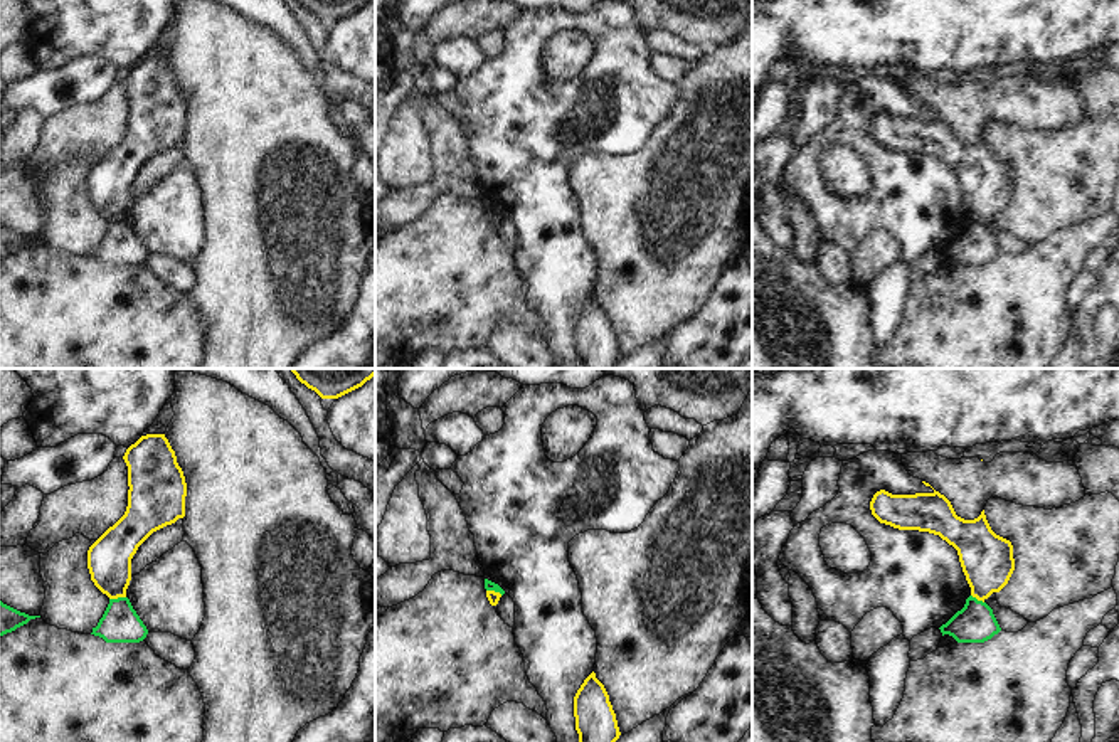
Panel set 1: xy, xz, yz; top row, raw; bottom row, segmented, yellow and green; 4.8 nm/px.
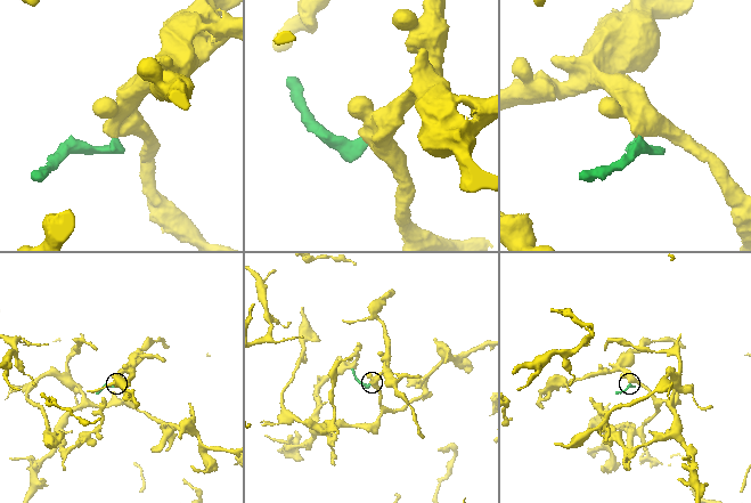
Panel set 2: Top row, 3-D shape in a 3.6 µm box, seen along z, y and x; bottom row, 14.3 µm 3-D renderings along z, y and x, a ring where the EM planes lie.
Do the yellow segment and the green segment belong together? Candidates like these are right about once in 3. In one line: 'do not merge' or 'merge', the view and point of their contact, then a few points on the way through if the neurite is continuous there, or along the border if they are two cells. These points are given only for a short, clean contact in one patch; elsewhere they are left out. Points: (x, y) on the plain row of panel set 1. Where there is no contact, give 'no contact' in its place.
do not merge | xy (116, 221) | along xy (125, 219), (110, 222)

